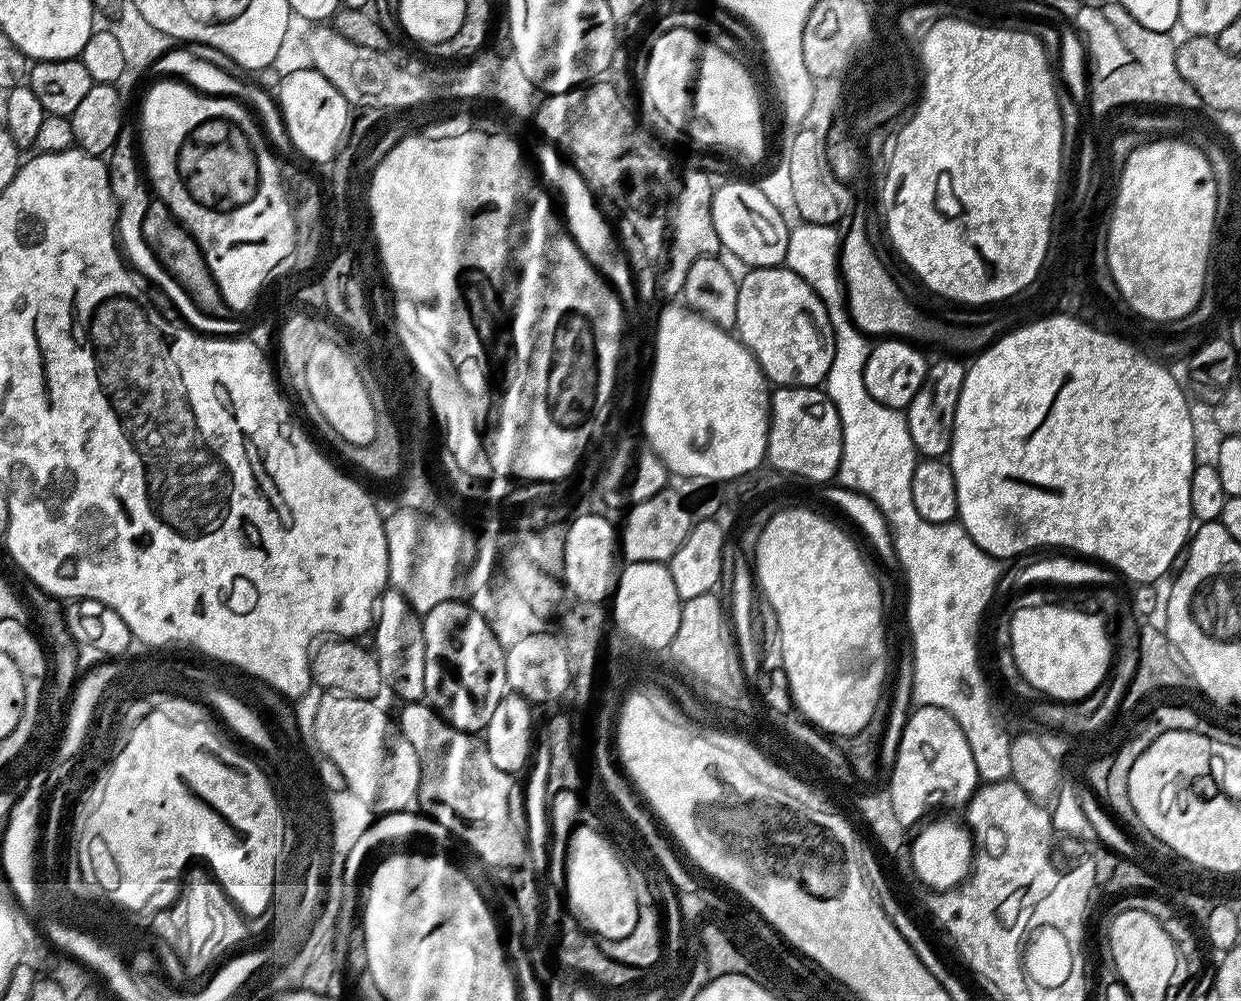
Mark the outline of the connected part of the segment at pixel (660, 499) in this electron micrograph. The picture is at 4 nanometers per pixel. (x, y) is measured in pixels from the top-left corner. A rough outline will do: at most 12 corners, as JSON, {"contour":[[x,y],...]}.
{"contour":[[672,486],[631,505],[623,559],[662,564],[686,542],[691,507]]}

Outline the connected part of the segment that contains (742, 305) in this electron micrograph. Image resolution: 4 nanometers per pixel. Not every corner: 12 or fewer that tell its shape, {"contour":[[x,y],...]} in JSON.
{"contour":[[786,266],[738,280],[735,335],[769,385],[814,388],[834,362],[815,290]]}

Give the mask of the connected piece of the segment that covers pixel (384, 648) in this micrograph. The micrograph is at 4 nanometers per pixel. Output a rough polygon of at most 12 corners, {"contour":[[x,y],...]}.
{"contour":[[383,592],[371,636],[378,670],[400,702],[423,701],[424,622]]}

